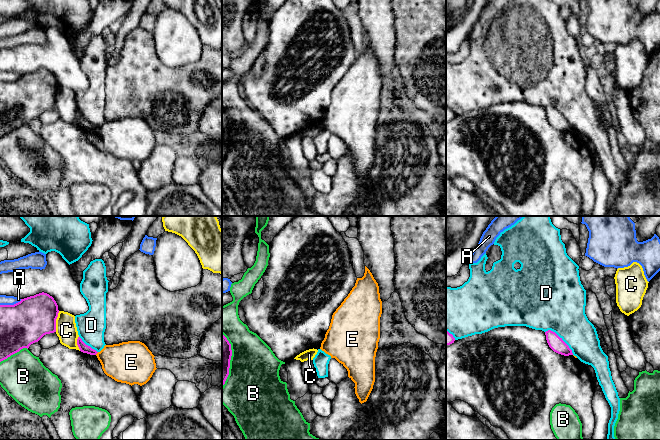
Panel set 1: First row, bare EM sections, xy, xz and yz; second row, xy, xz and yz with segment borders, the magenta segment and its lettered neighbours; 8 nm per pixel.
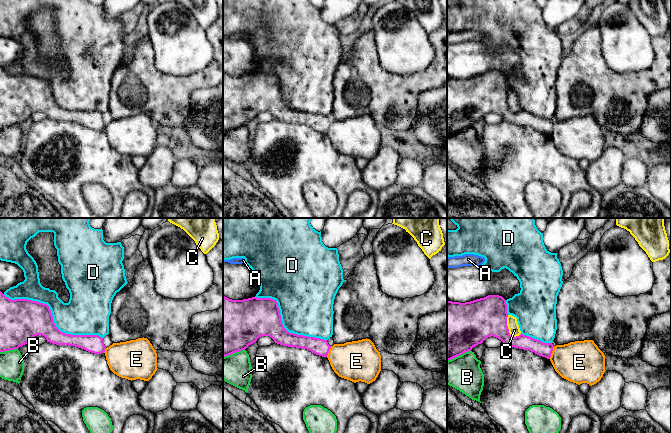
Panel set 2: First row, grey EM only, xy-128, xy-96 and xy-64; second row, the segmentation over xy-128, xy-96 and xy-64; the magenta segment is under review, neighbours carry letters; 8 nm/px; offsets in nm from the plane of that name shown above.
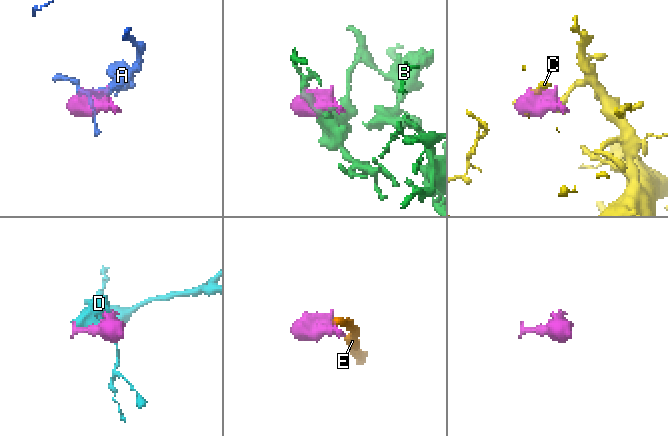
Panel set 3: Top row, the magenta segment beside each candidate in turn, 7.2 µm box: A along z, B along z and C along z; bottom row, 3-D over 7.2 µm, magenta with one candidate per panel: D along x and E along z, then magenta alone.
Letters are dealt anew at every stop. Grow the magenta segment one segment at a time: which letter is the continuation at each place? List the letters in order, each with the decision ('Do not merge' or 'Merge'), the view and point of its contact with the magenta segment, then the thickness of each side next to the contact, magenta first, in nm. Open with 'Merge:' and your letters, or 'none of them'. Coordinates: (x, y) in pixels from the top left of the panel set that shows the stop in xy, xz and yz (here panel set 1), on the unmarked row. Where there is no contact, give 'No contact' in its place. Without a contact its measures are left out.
Merge: none of them
A: Do not merge. Touches magenta at xy (10, 81). Thickness 360 nm (magenta) against 80 nm
B: Do not merge. Touches magenta at xz (230, 135). Thickness 150 nm (magenta) against 420 nm
C: Do not merge. Touches magenta at xy (55, 97). Thickness 360 nm (magenta) against 170 nm
D: Do not merge. Touches magenta at yz (561, 115). Thickness 120 nm (magenta) against 380 nm
E: Do not merge. Touches magenta at xy (96, 129). Thickness 70 nm (magenta) against 320 nm

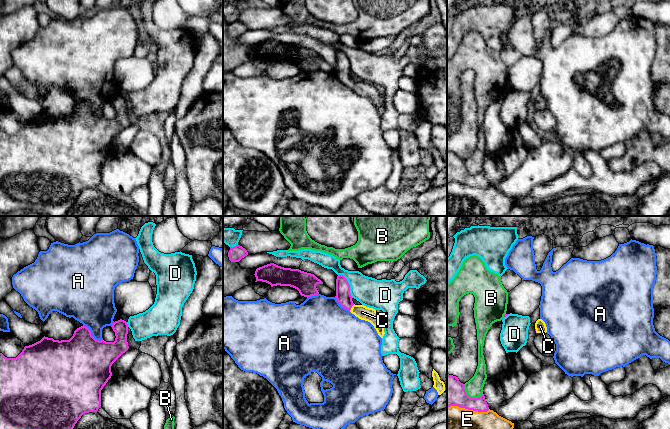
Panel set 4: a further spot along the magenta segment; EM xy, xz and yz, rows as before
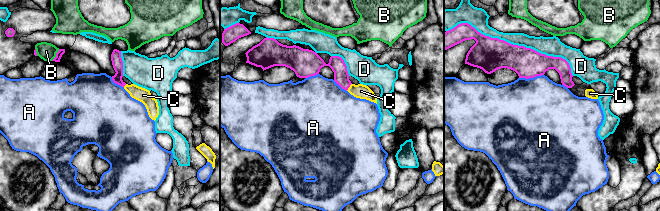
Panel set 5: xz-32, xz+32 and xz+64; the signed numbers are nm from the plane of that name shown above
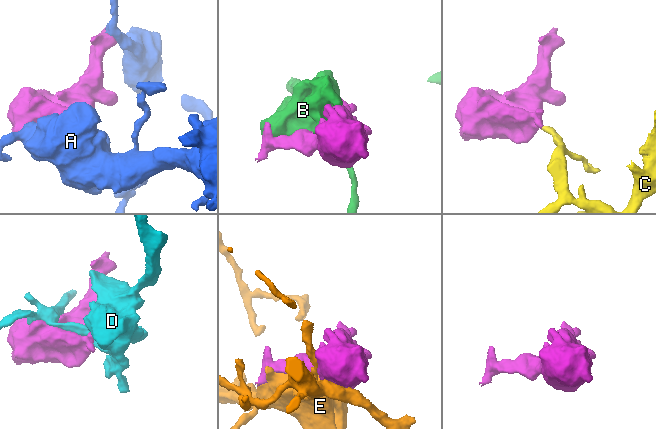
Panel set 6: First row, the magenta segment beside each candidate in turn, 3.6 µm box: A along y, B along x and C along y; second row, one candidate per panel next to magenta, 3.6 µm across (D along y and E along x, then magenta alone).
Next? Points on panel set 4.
Merge: C
A: Do not merge. Touches magenta at xy (91, 110). Thickness 440 nm (magenta) against 360 nm
B: Do not merge. Touches magenta at yz (469, 173). Thickness 240 nm (magenta) against 140 nm
C: Merge. Touches magenta at xz (351, 83). Thickness 120 nm (magenta) against 110 nm
D: Do not merge. Touches magenta at xz (348, 60). Thickness 120 nm (magenta) against 240 nm
E: Do not merge. Touches magenta at yz (468, 185). Thickness 240 nm (magenta) against 500 nm

